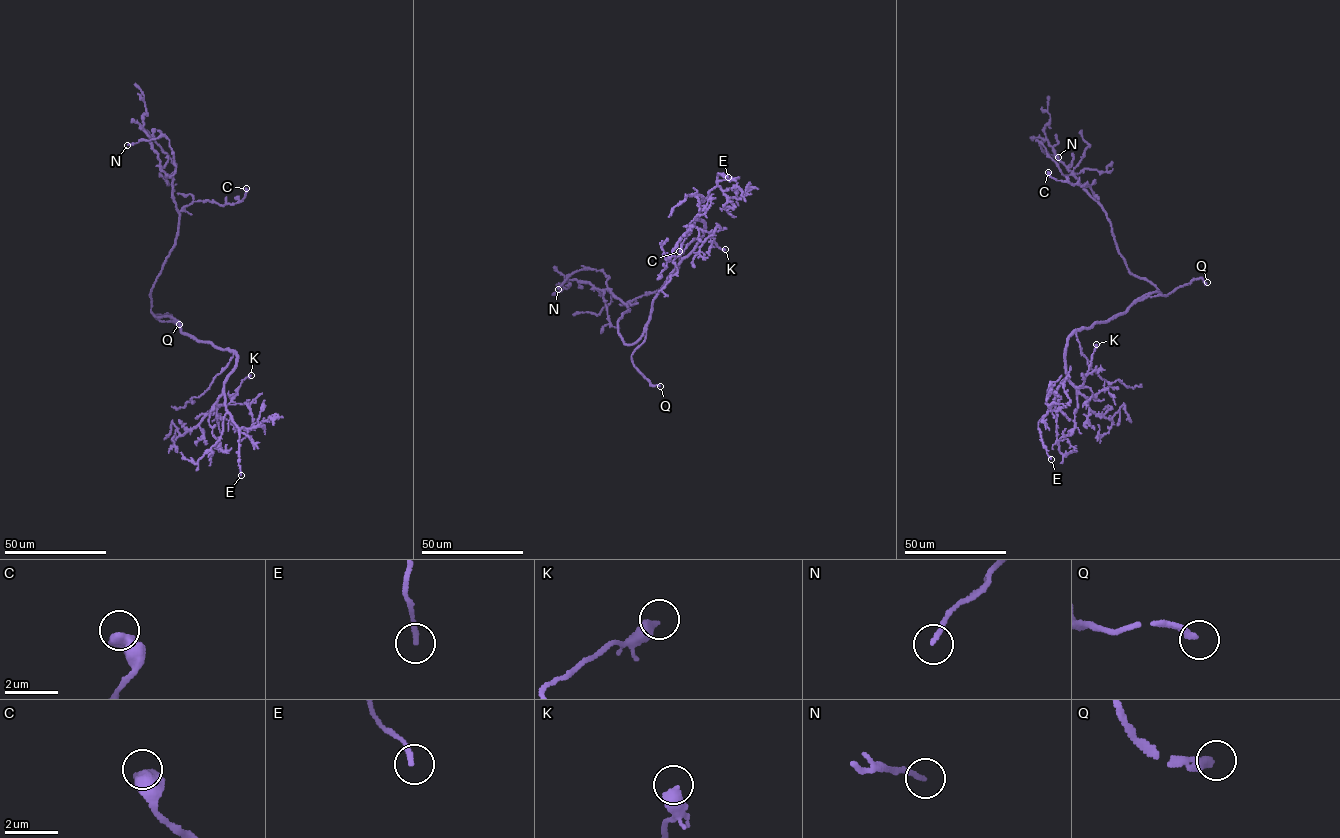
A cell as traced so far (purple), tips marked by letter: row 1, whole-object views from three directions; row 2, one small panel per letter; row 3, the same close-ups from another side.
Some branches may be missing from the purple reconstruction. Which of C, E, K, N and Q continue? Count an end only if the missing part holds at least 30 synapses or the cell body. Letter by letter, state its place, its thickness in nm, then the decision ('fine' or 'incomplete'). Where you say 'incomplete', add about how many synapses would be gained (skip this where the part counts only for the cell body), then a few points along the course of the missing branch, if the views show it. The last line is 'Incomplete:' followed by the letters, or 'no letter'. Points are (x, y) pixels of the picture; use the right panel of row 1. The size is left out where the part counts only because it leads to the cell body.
C: (1048, 172) | 600 nm | fine
E: (1051, 459) | 180 nm | fine
K: (1096, 344) | 440 nm | fine
N: (1058, 157) | 170 nm | fine
Q: (1207, 282) | 280 nm | incomplete | (1207, 282), (1217, 279), (1228, 281), (1245, 272)
Incomplete: Q

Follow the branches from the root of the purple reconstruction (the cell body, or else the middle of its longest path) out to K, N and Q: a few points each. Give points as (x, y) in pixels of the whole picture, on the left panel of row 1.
K: (169, 316), (177, 320), (181, 332), (236, 353), (235, 368), (217, 404), (227, 405), (242, 380), (251, 375)
N: (169, 316), (153, 314), (149, 296), (178, 232), (174, 155), (165, 135), (127, 145)
Q: (169, 316), (177, 320), (177, 324), (173, 320), (162, 322), (155, 317), (167, 314), (179, 324)

